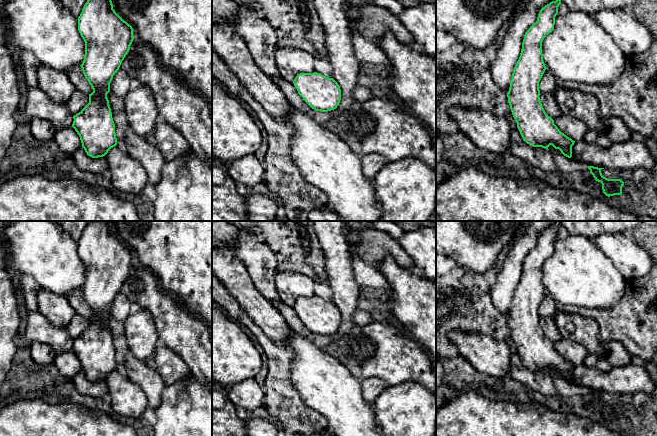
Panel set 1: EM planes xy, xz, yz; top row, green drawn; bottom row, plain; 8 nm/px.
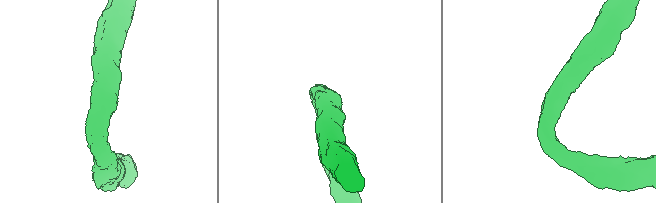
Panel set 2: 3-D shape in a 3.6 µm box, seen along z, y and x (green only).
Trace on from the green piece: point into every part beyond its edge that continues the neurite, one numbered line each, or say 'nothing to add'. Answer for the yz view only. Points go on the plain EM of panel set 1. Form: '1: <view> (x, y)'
nothing to add

